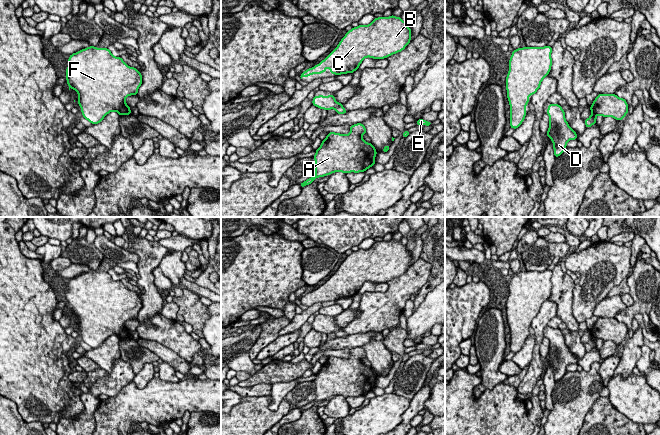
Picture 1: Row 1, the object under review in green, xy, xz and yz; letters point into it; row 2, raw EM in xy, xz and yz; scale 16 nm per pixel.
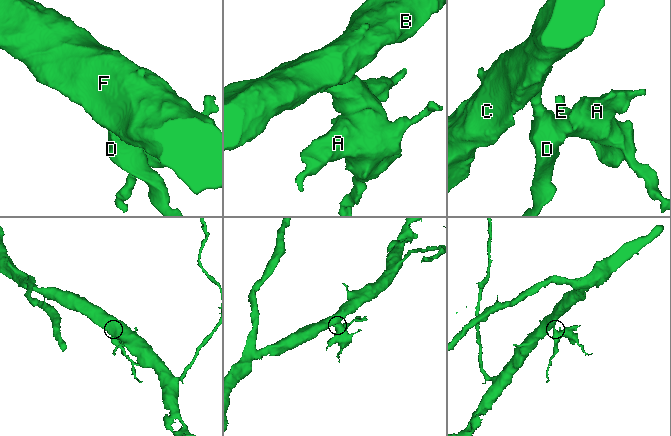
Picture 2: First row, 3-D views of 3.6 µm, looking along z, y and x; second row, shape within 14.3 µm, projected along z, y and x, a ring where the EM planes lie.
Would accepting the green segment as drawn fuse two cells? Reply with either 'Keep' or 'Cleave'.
Keep

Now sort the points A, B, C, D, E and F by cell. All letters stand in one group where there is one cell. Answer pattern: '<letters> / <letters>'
A B C D E F

